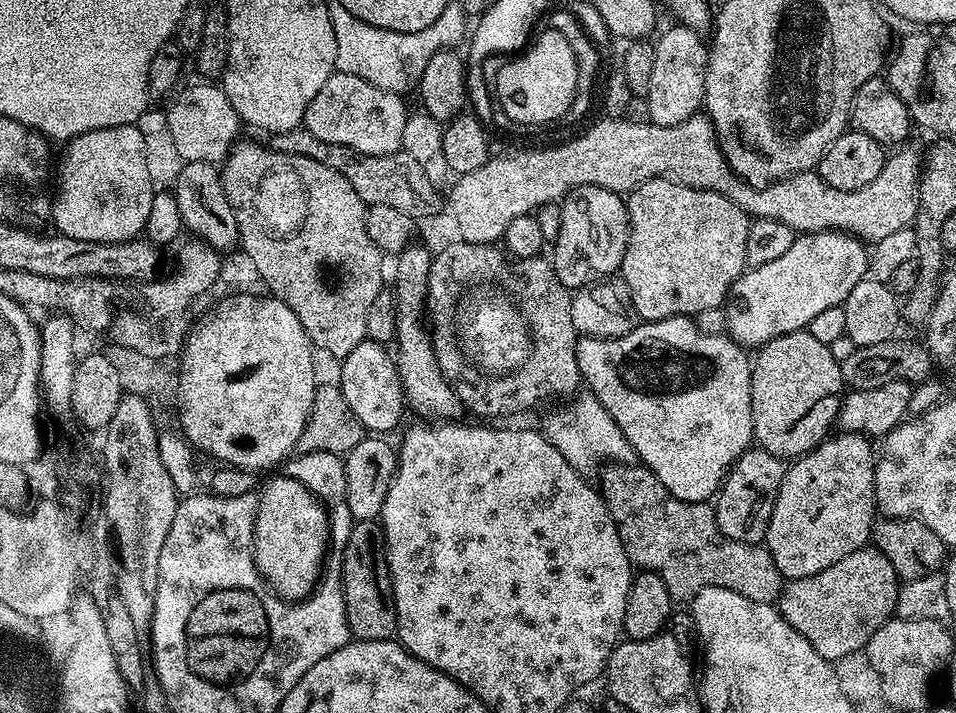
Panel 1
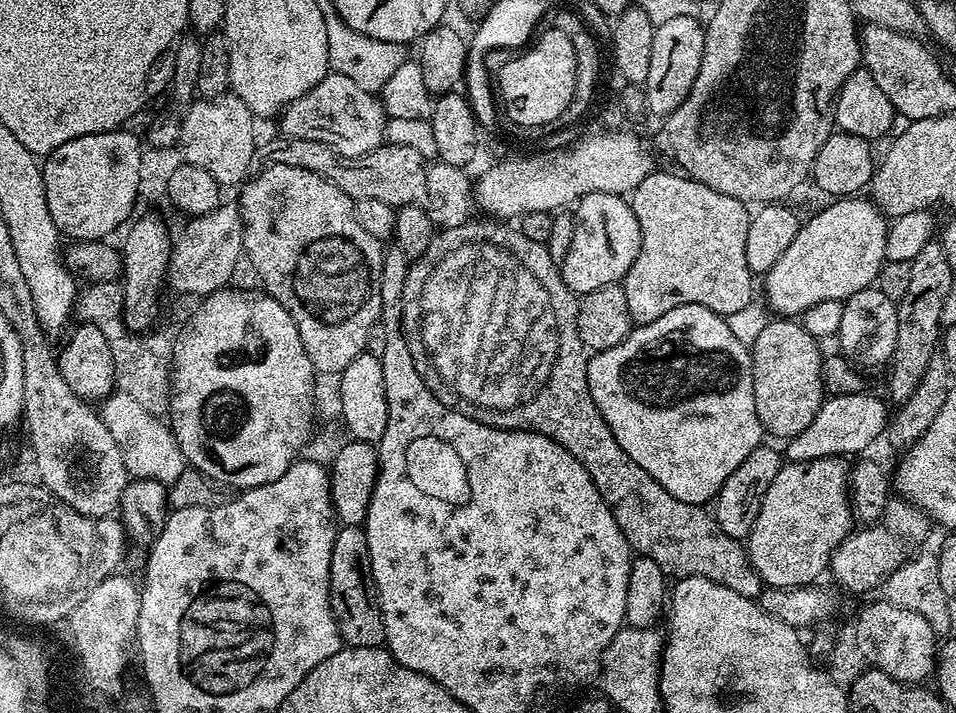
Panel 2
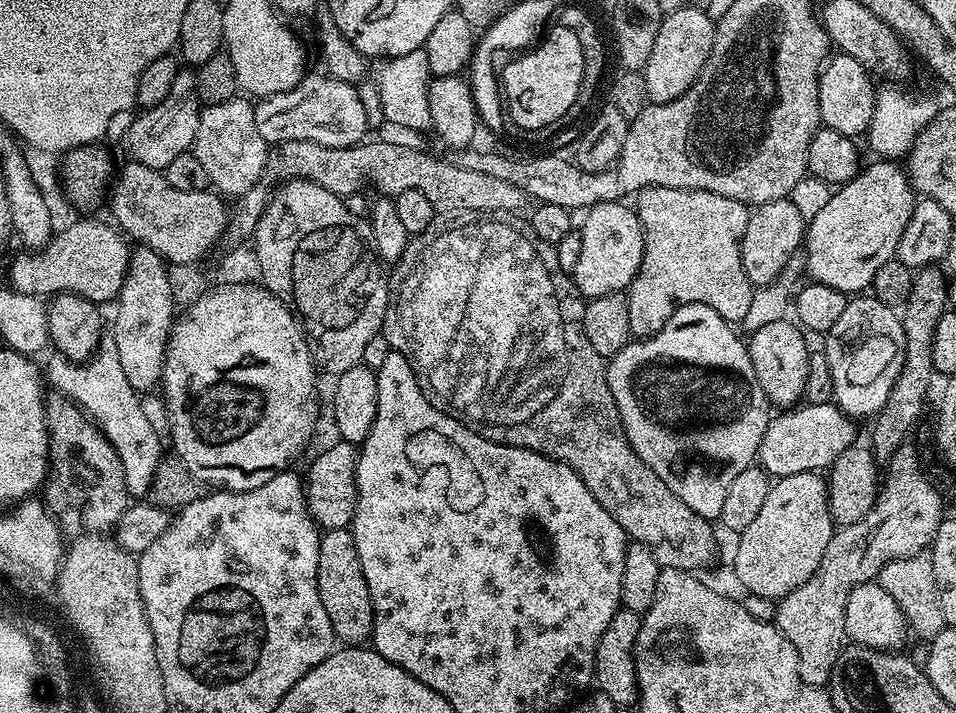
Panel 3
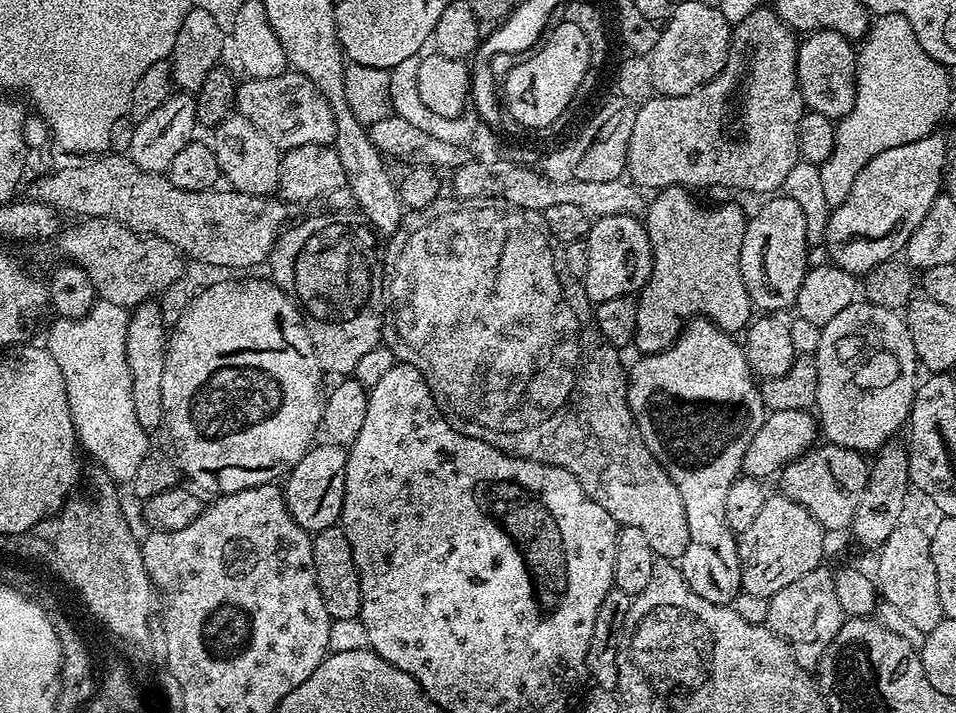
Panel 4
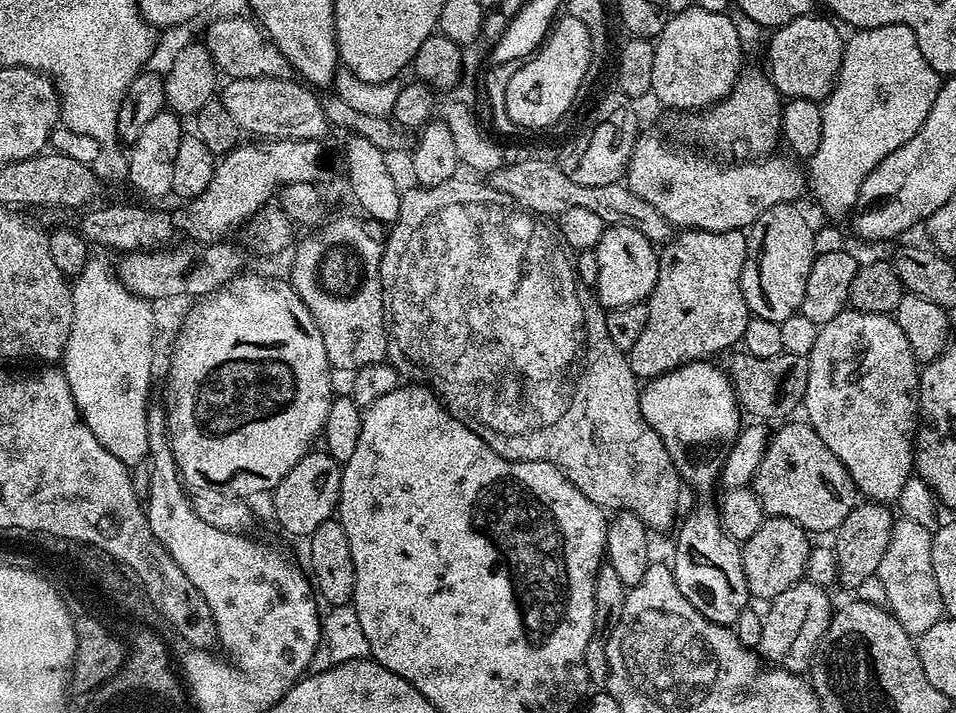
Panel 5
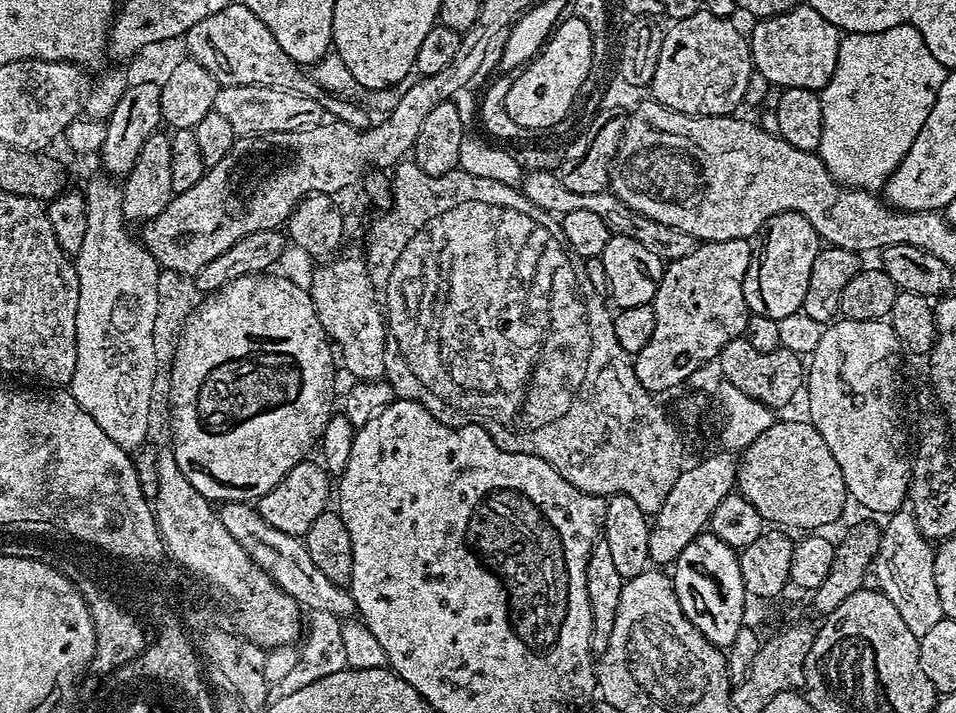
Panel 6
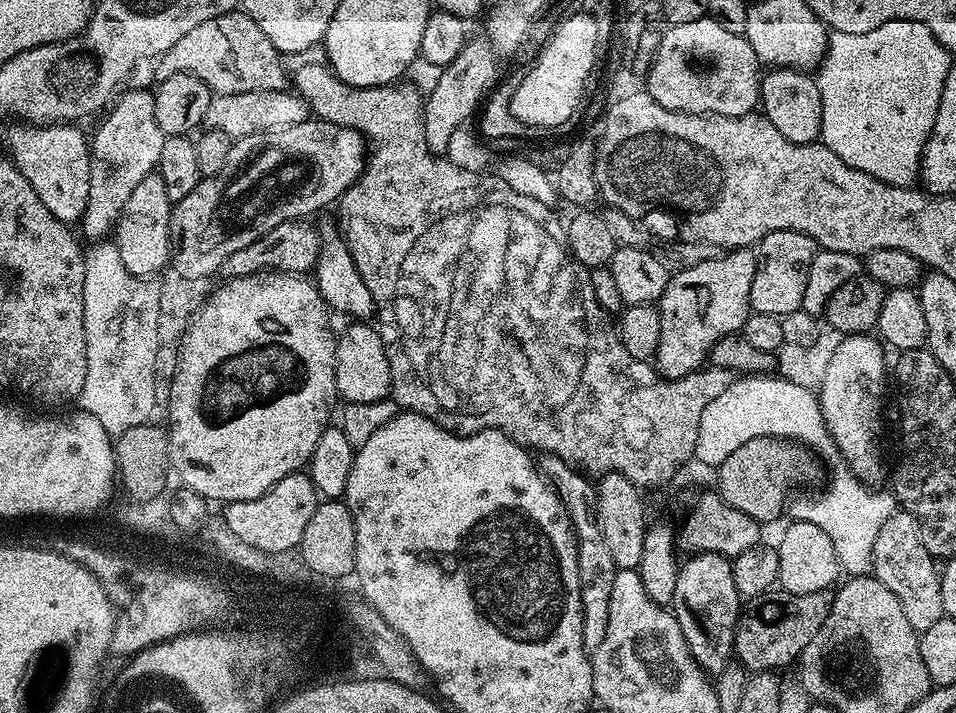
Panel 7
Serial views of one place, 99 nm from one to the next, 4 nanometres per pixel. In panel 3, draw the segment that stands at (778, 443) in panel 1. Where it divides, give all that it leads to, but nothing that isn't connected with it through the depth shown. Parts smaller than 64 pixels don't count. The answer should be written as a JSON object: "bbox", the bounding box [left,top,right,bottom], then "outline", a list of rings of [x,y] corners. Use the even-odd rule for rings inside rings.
{"bbox":[746,319,810,410],"outline":[[[786,319],[762,326],[762,330],[751,333],[746,340],[758,386],[762,386],[769,405],[776,407],[777,404],[780,410],[791,409],[804,400],[810,347],[803,335],[805,333],[791,319]]]}

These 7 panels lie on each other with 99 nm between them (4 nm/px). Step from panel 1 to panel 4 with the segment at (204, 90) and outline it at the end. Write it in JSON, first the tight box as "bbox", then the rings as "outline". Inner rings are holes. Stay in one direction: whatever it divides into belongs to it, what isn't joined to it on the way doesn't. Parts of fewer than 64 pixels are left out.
{"bbox":[210,114,281,196],"outline":[[[233,114],[215,126],[211,136],[210,143],[215,158],[218,159],[221,177],[230,182],[229,187],[233,191],[251,196],[271,195],[277,191],[280,183],[281,151],[249,119]]]}

